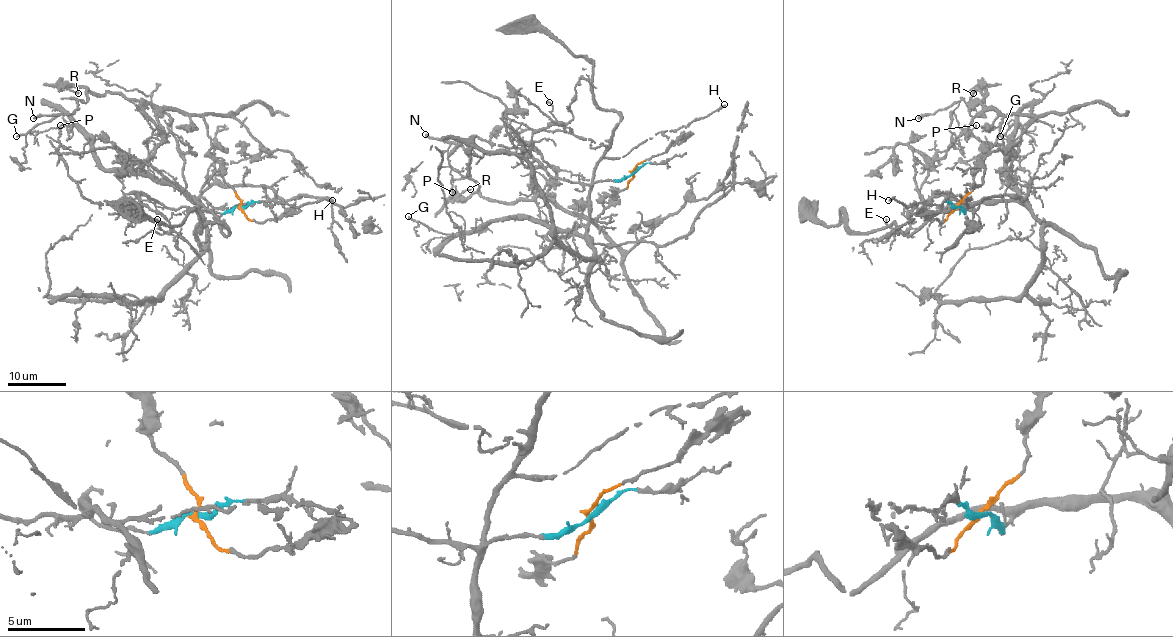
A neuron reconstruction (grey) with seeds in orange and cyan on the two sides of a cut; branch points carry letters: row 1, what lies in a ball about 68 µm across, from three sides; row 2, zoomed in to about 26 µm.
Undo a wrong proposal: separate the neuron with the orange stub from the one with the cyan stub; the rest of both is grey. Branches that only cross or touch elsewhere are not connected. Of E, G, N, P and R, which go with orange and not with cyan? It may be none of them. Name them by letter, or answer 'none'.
N, R

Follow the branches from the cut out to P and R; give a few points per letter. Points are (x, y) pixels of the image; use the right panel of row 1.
P: (956, 207), (964, 213), (967, 208), (935, 193), (926, 204), (920, 185), (929, 174), (931, 160), (976, 124)
R: (956, 207), (972, 191), (973, 170), (995, 142), (1003, 116), (981, 102), (987, 94), (981, 86), (973, 94)

